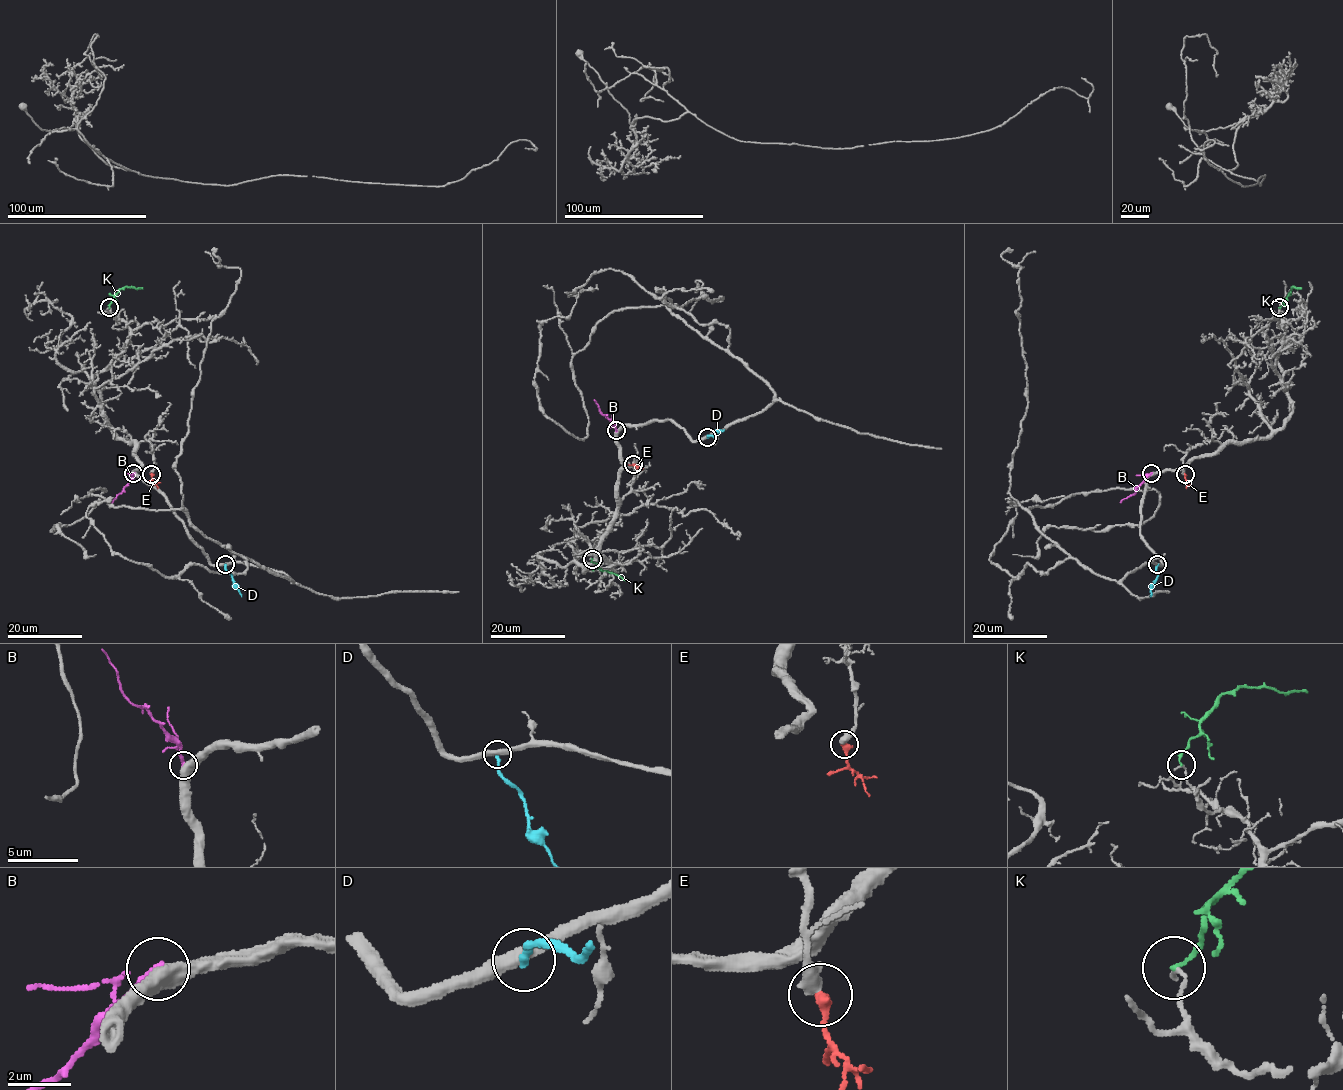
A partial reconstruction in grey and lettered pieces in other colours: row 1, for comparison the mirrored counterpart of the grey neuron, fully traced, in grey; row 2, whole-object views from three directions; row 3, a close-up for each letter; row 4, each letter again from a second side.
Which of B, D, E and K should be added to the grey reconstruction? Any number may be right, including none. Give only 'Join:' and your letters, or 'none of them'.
Join: E

